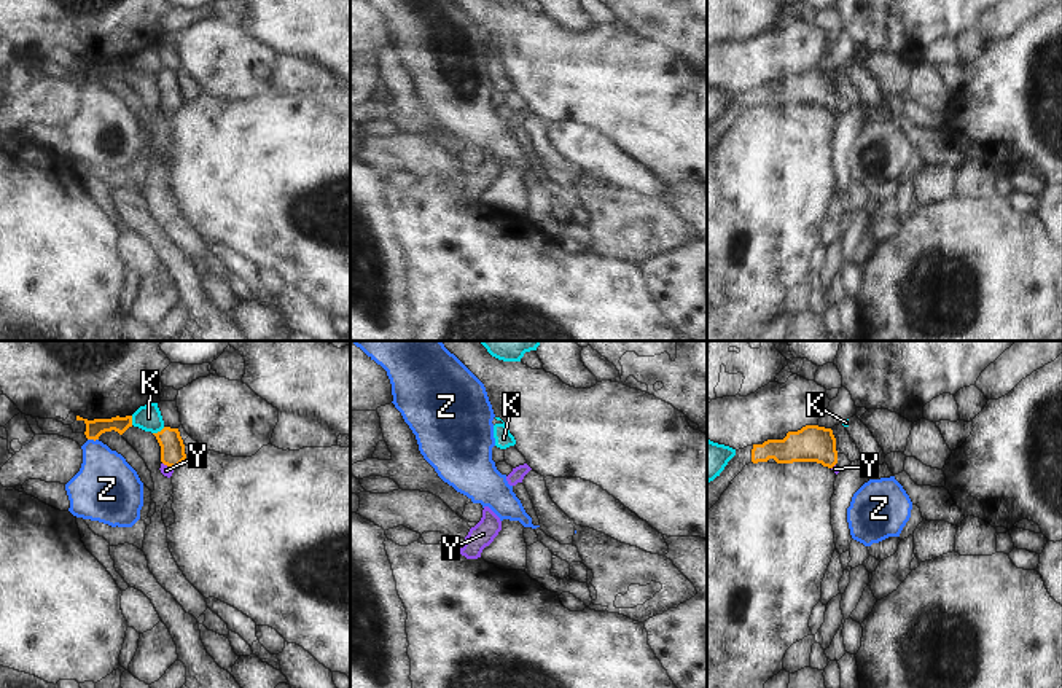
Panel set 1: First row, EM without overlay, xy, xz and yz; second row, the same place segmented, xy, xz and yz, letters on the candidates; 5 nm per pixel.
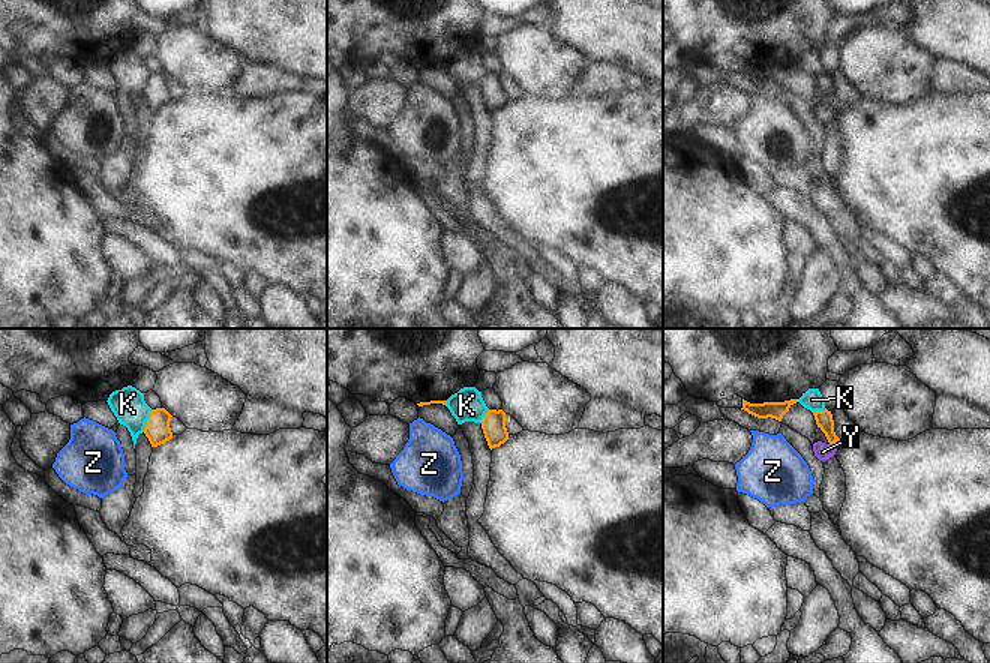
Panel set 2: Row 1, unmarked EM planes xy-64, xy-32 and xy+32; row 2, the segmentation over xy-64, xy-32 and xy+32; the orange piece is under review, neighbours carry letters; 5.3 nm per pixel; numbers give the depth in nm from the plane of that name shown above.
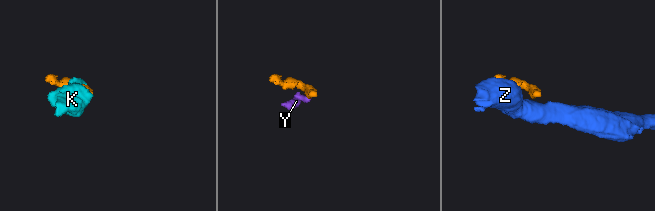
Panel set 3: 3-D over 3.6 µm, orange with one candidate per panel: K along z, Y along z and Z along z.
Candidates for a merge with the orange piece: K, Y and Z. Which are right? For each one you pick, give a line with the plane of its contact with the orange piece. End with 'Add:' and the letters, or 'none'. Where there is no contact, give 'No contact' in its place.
Y: Touches orange in xy
Add: Y

